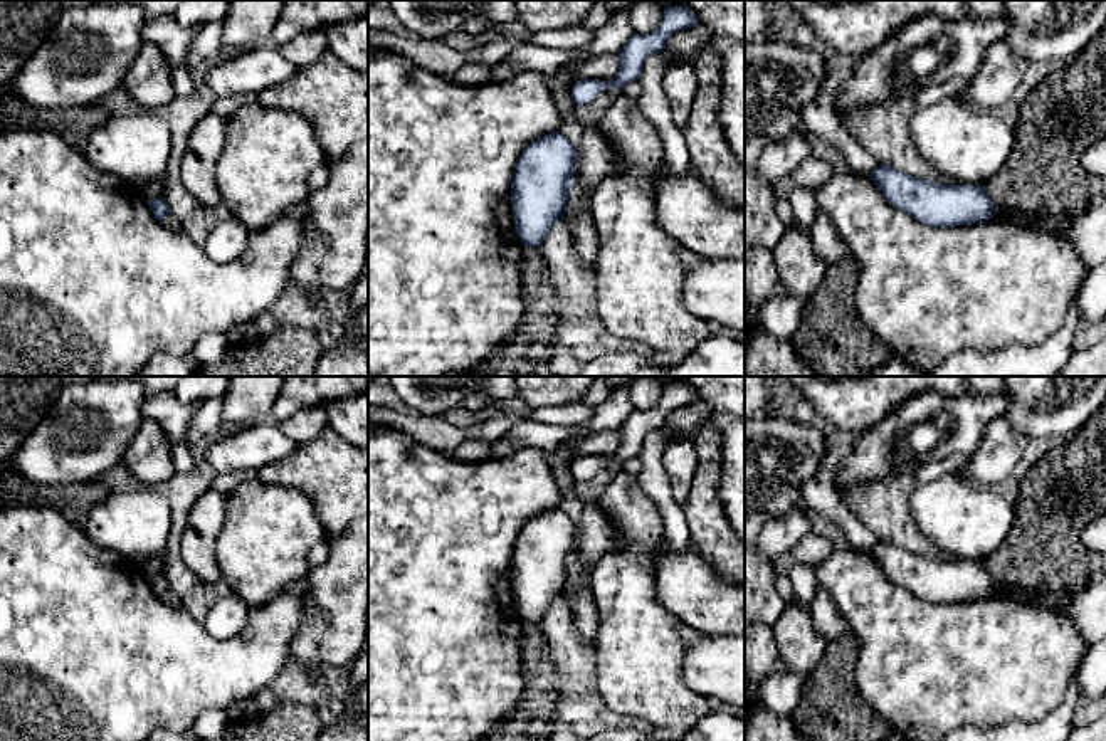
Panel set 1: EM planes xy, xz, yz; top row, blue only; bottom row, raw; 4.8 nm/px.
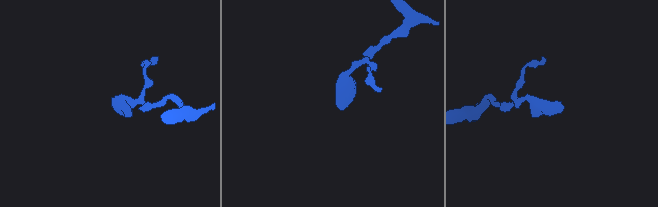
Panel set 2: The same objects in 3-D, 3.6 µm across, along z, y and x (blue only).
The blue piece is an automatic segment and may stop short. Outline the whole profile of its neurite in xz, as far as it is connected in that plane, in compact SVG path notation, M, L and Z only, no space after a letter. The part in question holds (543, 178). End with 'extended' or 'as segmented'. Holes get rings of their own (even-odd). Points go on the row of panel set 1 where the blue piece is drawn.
M553 131L529 143L511 183L514 229L523 245L541 247L556 222L563 222L577 173L577 148Z | as segmented

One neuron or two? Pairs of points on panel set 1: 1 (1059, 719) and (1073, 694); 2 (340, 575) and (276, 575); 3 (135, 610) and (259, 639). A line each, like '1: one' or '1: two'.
1: one
2: two
3: one

